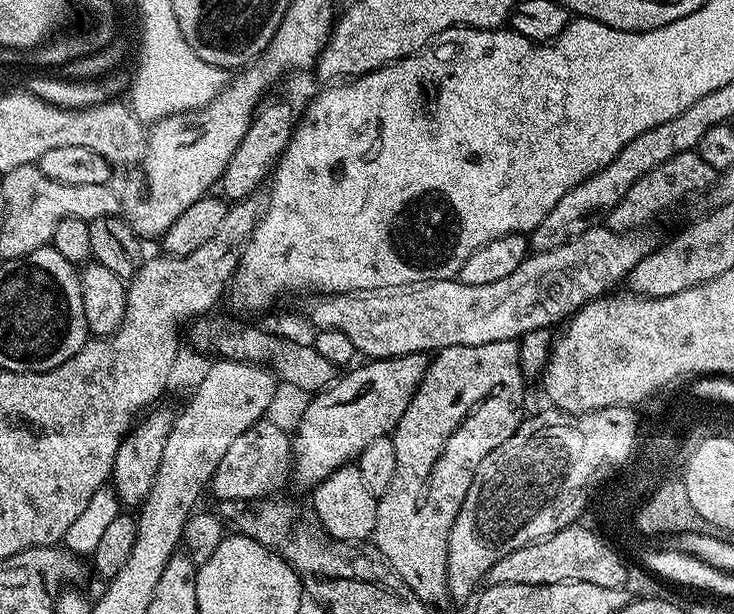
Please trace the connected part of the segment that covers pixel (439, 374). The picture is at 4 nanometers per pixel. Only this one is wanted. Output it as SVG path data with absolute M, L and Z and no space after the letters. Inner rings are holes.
M515 340L486 342L482 346L450 346L431 357L414 398L410 398L410 406L406 406L406 414L402 414L390 434L394 442L394 478L388 493L376 502L380 524L384 524L384 528L392 528L392 516L400 520L400 528L412 520L412 510L420 507L430 472L447 439L472 408L486 399L493 385L515 382L519 365L520 346Z

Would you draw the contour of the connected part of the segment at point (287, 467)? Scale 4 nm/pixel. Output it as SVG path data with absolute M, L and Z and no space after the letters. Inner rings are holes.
M268 418L262 419L256 424L251 424L246 430L242 430L242 434L238 434L238 438L234 438L230 450L226 450L226 454L222 457L222 462L218 462L218 470L212 475L212 483L210 485L210 492L216 495L215 499L217 501L268 498L273 495L272 491L275 488L282 487L287 480L290 480L294 461L292 459L292 442L289 433L284 433L278 425L271 424L270 420Z

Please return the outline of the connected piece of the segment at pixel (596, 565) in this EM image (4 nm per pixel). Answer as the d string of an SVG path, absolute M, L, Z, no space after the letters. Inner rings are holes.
M577 522L558 530L553 536L539 540L536 544L522 546L522 550L514 550L514 554L506 554L502 562L498 562L488 571L488 584L569 584L570 582L594 582L594 586L614 586L623 588L629 583L630 568L621 564L612 552L608 551L600 541L584 532L583 523Z

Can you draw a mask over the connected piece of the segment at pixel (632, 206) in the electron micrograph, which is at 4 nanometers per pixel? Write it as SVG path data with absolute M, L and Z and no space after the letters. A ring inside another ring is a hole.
M699 151L683 152L674 154L662 166L650 170L630 190L626 190L626 198L610 210L606 224L607 227L613 228L616 232L634 232L643 229L643 224L651 222L655 216L663 214L667 208L672 208L675 204L683 202L687 196L692 196L695 192L707 193L715 185L718 179L717 169L712 168L704 159L700 157Z

